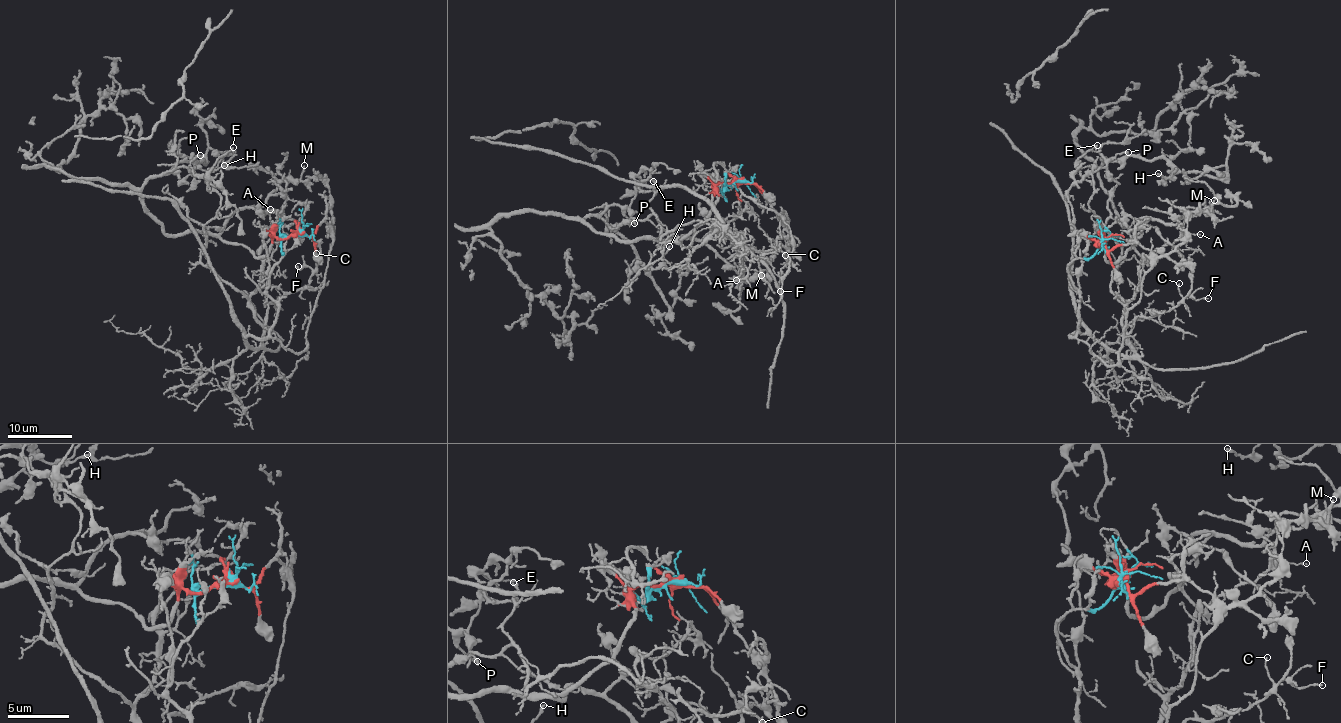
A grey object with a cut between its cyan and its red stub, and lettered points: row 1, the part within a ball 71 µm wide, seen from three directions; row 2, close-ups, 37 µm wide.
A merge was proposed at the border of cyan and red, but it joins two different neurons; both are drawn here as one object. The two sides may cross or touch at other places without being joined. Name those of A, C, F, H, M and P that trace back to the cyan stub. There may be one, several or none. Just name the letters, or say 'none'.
A, C, F

